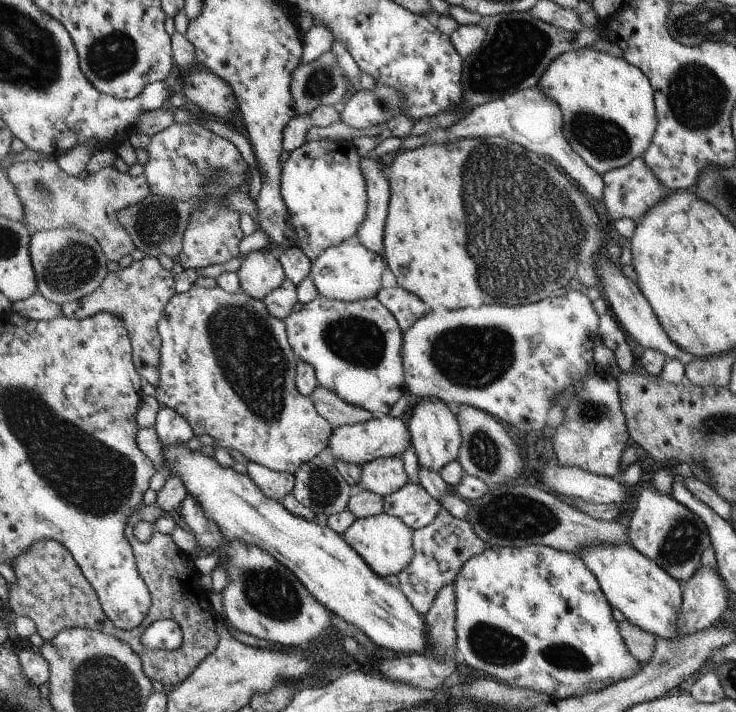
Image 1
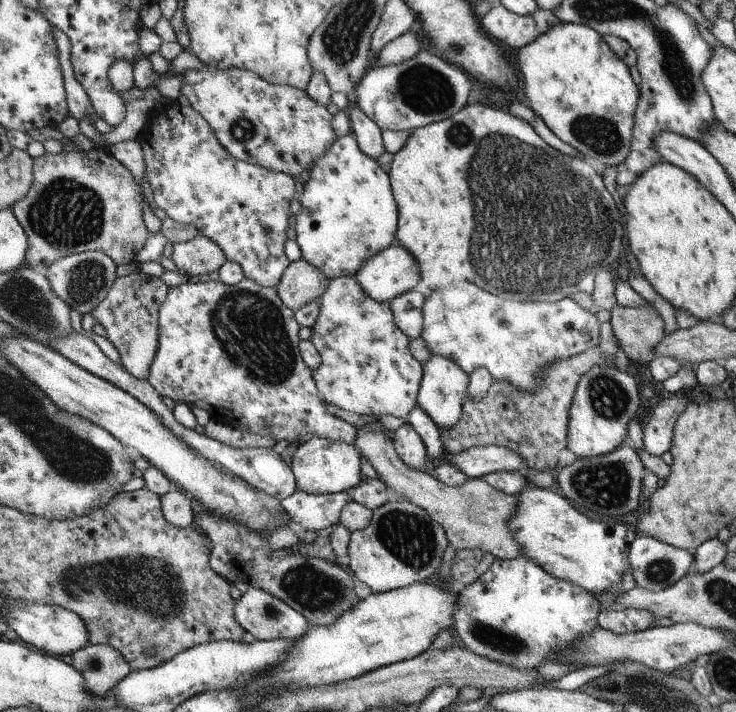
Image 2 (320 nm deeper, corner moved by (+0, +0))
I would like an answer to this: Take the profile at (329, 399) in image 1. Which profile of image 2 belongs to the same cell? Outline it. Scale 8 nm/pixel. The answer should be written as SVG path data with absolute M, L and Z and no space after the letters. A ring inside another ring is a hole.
M371 420L370 424L372 426L369 426L368 431L357 428L357 440L354 445L369 459L379 478L394 494L423 508L444 527L454 549L478 549L489 552L496 559L512 560L521 554L519 544L507 527L507 522L519 504L517 495L507 495L504 491L496 490L484 477L466 479L460 486L448 486L447 483L440 482L431 469L419 471L409 467L397 453L392 435L380 428L375 421Z

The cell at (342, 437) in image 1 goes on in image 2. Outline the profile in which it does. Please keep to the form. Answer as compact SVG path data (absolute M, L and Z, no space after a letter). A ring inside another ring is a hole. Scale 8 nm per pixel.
M312 437L295 450L292 462L292 472L295 474L297 488L313 495L336 494L350 490L364 479L361 453L356 451L355 445L340 441L333 441L324 437Z

